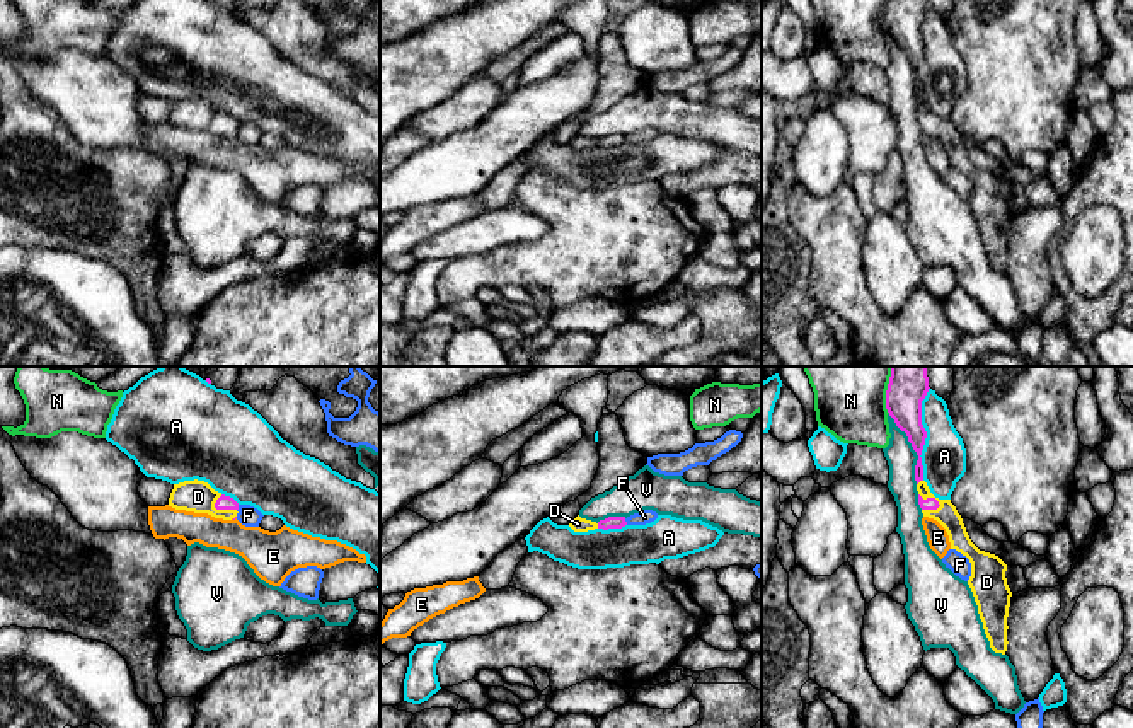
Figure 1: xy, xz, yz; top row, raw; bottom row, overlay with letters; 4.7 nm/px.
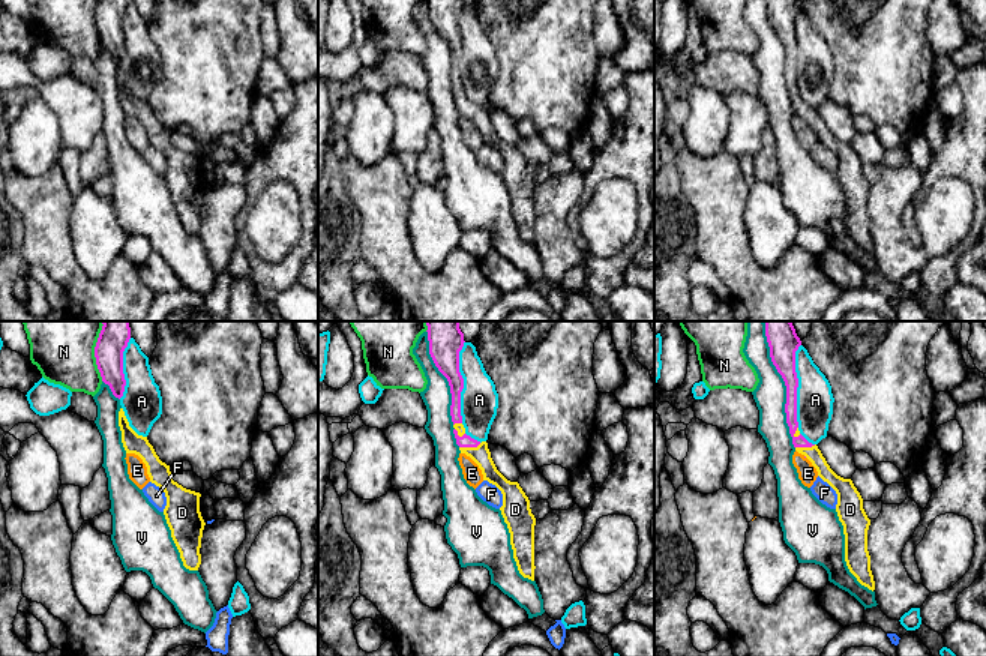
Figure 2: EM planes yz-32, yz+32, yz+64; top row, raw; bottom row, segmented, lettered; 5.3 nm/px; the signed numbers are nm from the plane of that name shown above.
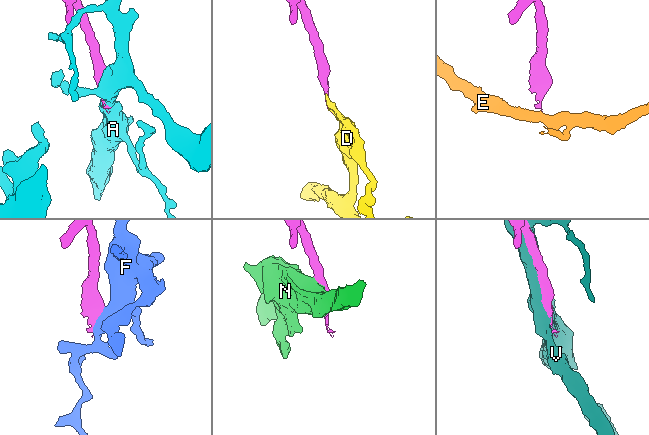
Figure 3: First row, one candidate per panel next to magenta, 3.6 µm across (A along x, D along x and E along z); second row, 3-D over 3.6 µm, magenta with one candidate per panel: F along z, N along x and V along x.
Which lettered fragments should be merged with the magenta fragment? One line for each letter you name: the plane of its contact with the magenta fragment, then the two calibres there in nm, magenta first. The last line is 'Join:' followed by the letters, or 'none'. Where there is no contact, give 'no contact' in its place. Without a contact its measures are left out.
D: yz | 60/100 nm
Join: D

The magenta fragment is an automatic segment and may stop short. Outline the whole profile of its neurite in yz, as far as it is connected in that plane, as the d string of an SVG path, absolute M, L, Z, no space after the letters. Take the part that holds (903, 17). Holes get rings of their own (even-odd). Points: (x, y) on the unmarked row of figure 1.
M889 0L886 9L886 27L896 44L906 51L908 60L918 73L915 99L918 123L923 135L937 138L947 150L951 167L966 174L971 181L968 203L978 223L990 266L995 271L1007 269L1007 235L1012 210L1007 203L1007 182L995 172L980 169L969 157L961 133L951 118L935 116L923 99L922 68L927 49L922 43L922 19L929 10L929 0Z

